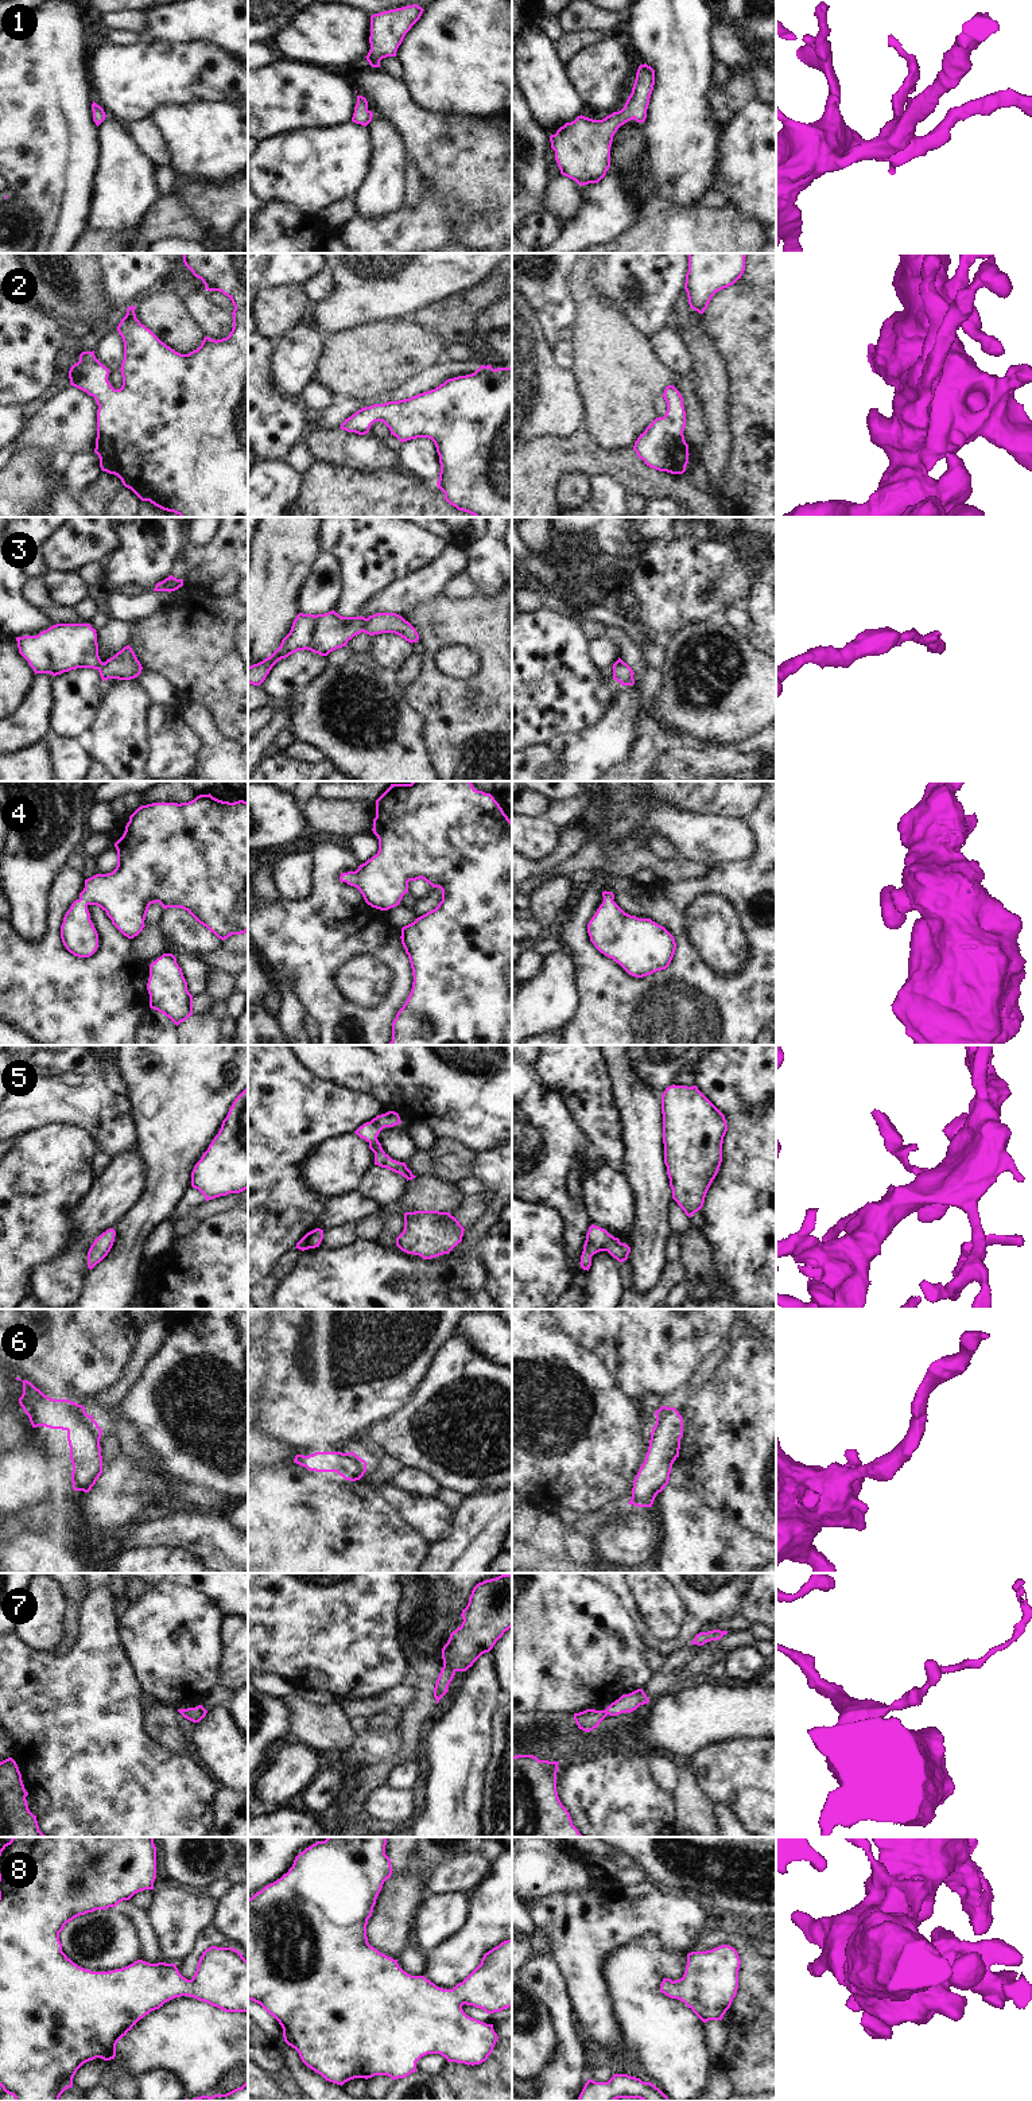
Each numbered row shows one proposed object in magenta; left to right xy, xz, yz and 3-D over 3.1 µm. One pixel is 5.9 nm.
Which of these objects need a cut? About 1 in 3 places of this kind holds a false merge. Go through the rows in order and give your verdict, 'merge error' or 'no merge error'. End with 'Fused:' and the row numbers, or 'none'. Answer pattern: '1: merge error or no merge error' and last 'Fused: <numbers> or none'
1: no merge error
2: no merge error
3: merge error
4: no merge error
5: no merge error
6: no merge error
7: merge error
8: no merge error
Fused: 3, 7

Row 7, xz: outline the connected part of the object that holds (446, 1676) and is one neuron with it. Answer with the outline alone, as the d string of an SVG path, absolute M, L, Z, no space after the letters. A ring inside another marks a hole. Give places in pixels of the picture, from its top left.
M443 1666L439 1677L437 1679L435 1688L434 1688L434 1697L437 1700L437 1704L439 1700L449 1692L449 1685L453 1681L455 1675L455 1671L451 1671L449 1667Z

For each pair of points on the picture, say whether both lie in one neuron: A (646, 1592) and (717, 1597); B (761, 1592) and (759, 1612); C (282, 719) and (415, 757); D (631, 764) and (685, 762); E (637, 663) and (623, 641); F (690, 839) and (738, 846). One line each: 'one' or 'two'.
A: two
B: one
C: two
D: two
E: one
F: one

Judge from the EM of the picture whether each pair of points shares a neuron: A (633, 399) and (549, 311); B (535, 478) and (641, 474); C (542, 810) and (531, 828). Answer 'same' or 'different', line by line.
A: different
B: same
C: different

